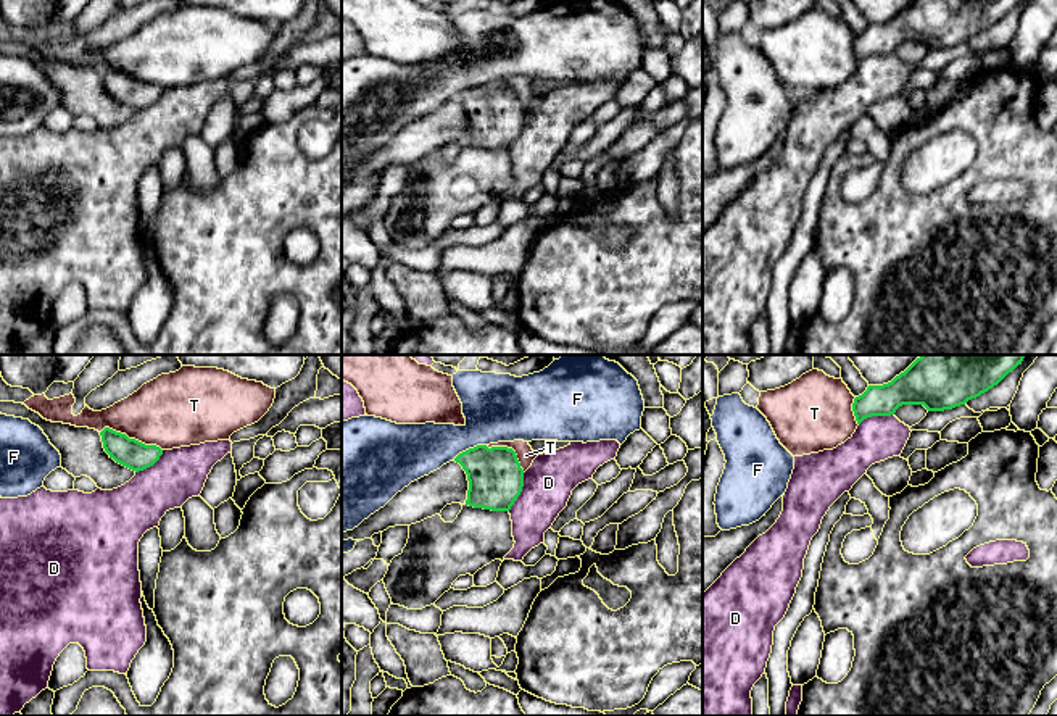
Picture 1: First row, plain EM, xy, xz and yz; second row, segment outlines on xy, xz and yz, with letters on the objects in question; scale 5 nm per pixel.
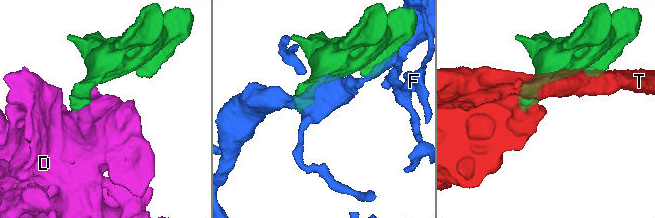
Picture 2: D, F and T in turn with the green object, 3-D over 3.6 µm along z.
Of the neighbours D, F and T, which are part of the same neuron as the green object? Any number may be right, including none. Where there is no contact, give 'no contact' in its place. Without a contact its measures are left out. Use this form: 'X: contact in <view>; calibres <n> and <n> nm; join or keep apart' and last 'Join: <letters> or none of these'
D: contact in xz; calibres 280 and 240 nm; join
F: contact in xz; calibres 280 and 340 nm; keep apart
T: contact in xy; calibres 140 and 360 nm; keep apart
Join: D

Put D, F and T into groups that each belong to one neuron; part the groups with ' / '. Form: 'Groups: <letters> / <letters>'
Groups: D / F / T

